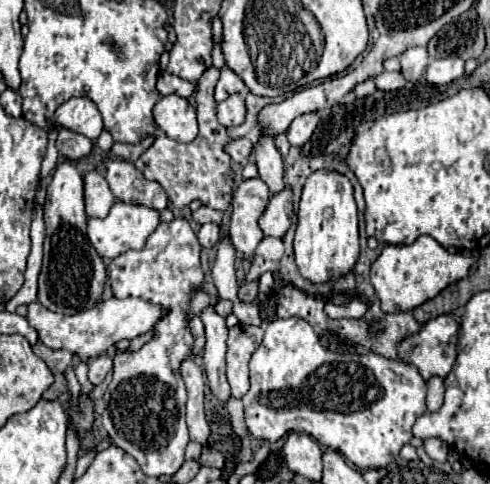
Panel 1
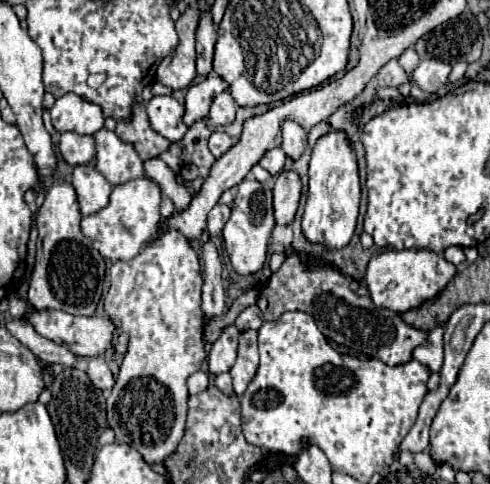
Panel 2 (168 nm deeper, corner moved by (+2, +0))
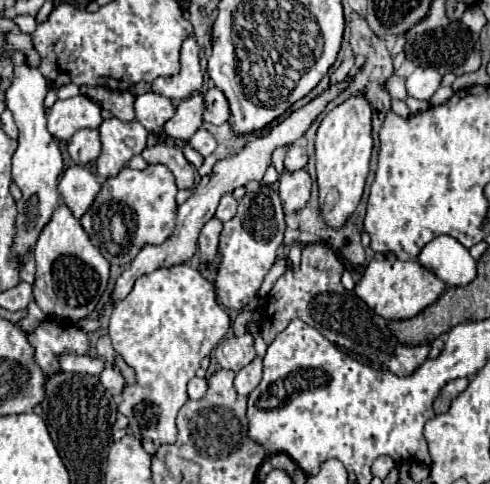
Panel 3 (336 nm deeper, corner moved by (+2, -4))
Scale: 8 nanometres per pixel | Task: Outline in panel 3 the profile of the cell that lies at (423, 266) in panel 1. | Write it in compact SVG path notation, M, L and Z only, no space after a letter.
M372 260L360 282L354 286L354 292L382 318L386 320L406 320L420 314L426 306L434 304L440 294L446 290L446 284L438 280L430 270L420 266L416 260Z

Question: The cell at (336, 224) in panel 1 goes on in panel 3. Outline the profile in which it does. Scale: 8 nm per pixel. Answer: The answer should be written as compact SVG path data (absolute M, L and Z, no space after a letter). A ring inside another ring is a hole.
M366 94L350 96L324 116L316 134L316 172L320 186L320 208L328 226L340 228L358 206L368 178L372 148L372 106ZM328 194L338 194L338 200L332 206L324 206Z

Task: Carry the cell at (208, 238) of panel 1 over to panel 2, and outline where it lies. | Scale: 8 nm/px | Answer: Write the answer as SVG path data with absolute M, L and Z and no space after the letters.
M216 204L210 214L208 214L208 226L206 226L206 234L208 238L218 238L222 234L222 228L226 224L226 220L230 218L230 208L224 204Z

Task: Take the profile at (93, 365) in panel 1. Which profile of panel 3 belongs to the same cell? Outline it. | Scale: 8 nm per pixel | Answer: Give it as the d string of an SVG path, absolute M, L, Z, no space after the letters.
M106 366L106 368L104 368L104 372L102 372L102 376L100 376L100 382L102 382L104 388L110 390L116 398L122 394L122 390L124 390L124 386L126 386L122 374L120 374L118 370L114 370L112 366Z

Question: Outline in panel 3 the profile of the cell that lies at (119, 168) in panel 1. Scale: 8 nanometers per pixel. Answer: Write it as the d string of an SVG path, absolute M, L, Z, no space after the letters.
M108 118L100 124L98 130L100 130L100 140L102 140L102 152L98 156L98 168L96 170L98 170L98 176L102 176L102 178L110 178L112 174L116 174L116 170L122 170L134 154L140 154L148 146L148 132L136 120L134 122L122 122L118 118Z

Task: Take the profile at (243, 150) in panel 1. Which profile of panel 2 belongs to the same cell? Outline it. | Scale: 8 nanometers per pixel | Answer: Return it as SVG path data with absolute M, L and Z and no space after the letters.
M214 132L214 134L210 136L210 142L208 142L208 148L210 148L210 152L212 152L216 158L220 158L222 154L226 154L232 146L234 146L232 138L230 138L228 134L224 134L224 132Z

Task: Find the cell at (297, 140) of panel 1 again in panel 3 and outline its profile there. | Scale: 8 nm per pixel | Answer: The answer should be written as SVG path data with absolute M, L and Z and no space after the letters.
M292 144L288 154L286 154L286 160L284 160L284 170L286 172L296 172L300 168L304 168L308 162L308 156L306 156L306 150L298 144Z

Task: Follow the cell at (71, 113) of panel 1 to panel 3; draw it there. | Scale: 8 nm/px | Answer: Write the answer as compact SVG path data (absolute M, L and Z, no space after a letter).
M78 94L74 98L56 100L48 114L48 130L52 136L70 140L82 128L98 128L102 110L90 98Z

